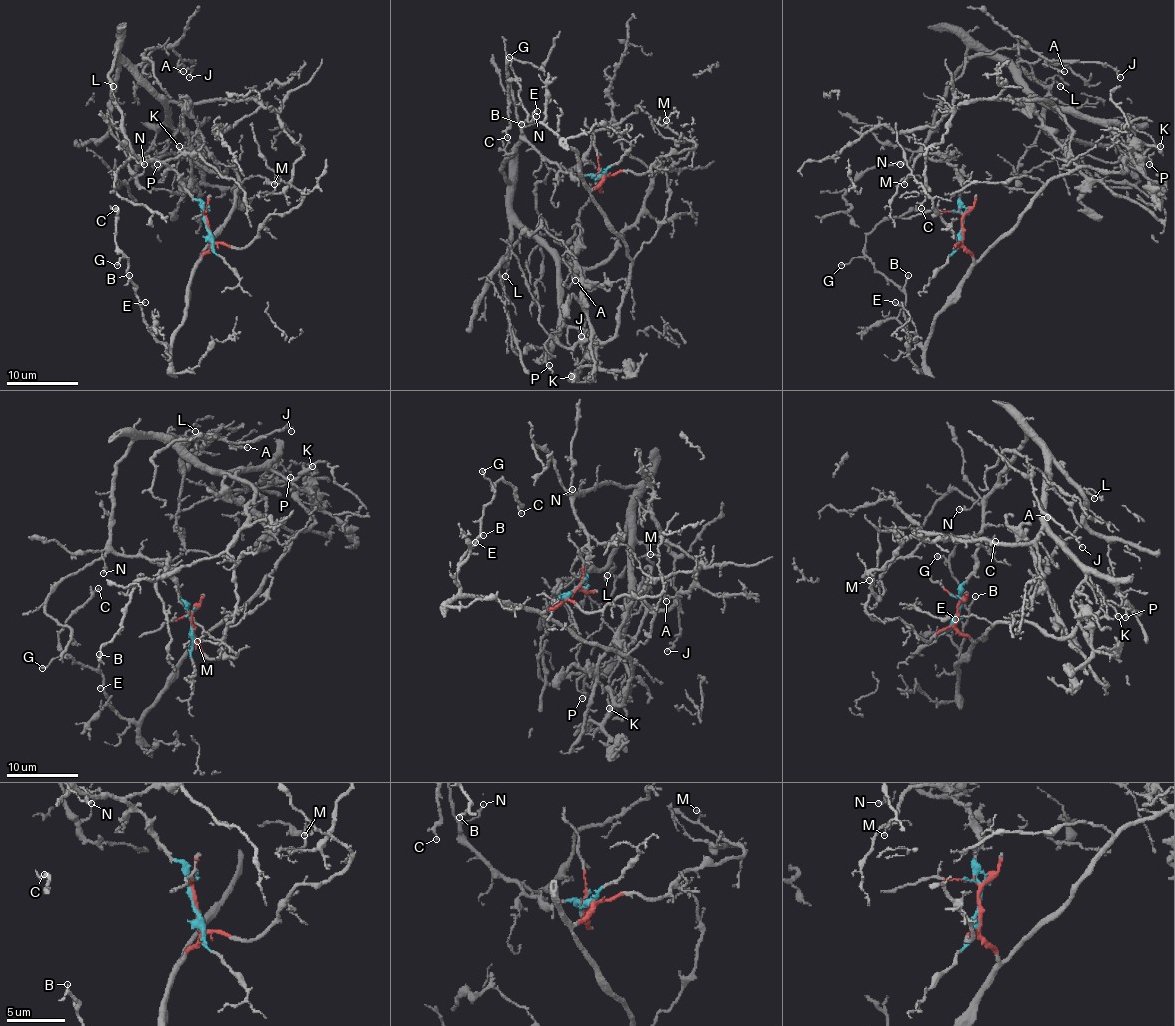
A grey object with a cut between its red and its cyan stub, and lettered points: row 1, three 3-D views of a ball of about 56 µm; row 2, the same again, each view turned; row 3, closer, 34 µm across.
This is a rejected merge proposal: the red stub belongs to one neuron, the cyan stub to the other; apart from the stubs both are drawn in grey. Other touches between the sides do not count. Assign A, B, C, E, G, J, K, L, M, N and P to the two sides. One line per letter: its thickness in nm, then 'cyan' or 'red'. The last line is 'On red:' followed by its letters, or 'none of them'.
A: 200 nm | cyan
B: 140 nm | red
C: 100 nm | red
E: 120 nm | red
G: 110 nm | red
J: 130 nm | cyan
K: 130 nm | red
L: 120 nm | cyan
M: 100 nm | red
N: 180 nm | cyan
P: 130 nm | red
On red: B, C, E, G, K, M, P

